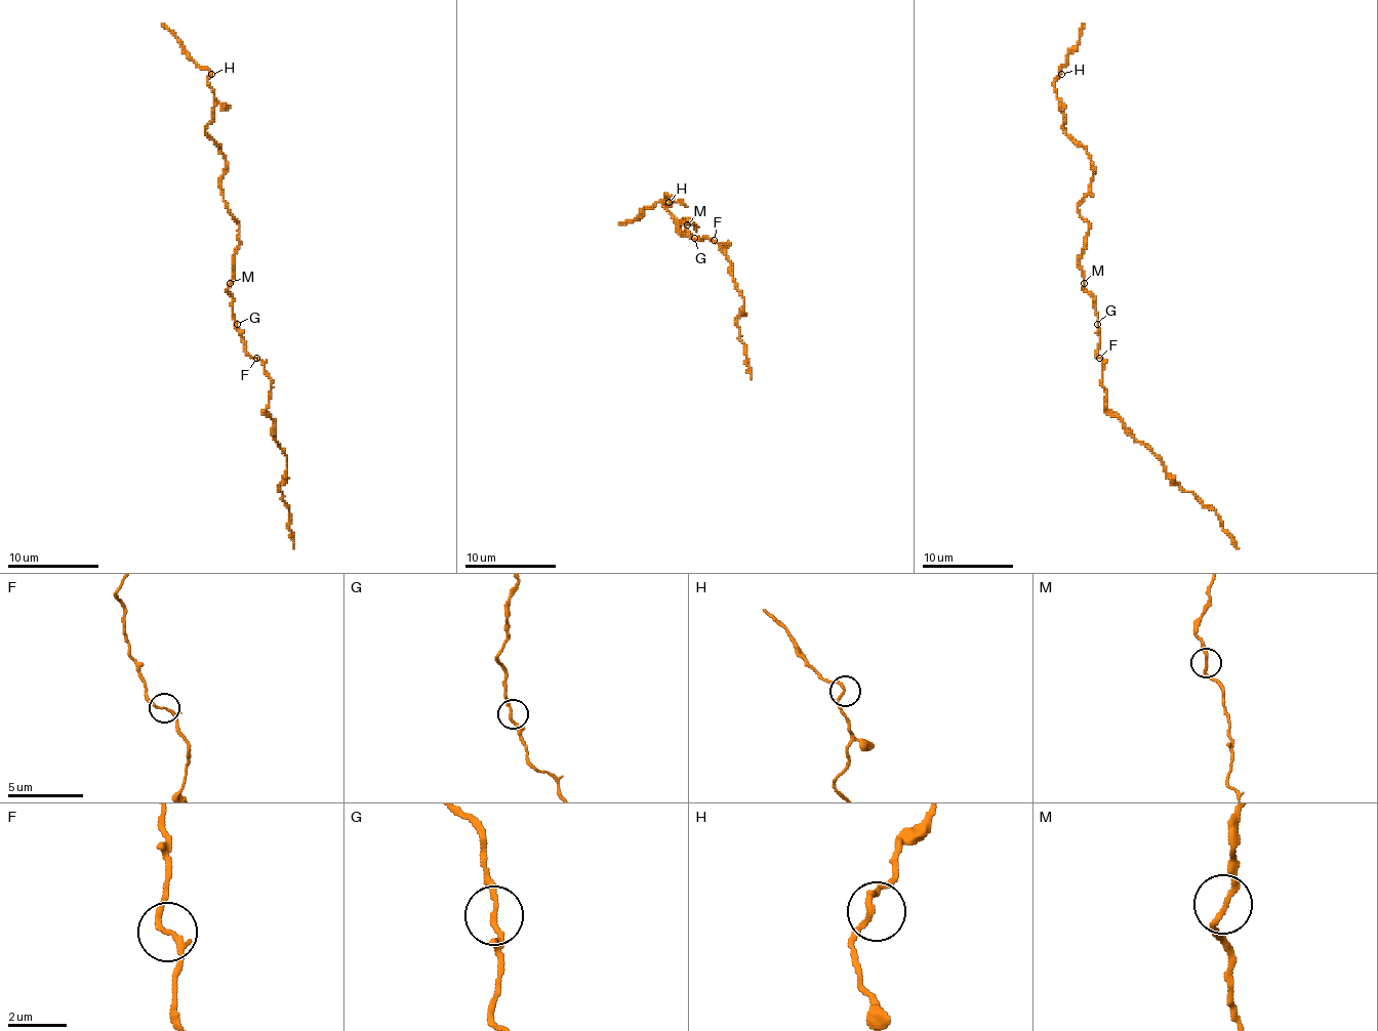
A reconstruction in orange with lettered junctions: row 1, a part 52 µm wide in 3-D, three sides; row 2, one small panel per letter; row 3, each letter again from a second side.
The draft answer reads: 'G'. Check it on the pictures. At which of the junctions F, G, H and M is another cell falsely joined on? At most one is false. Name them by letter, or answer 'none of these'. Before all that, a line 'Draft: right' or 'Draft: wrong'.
Draft: wrong
none of these

